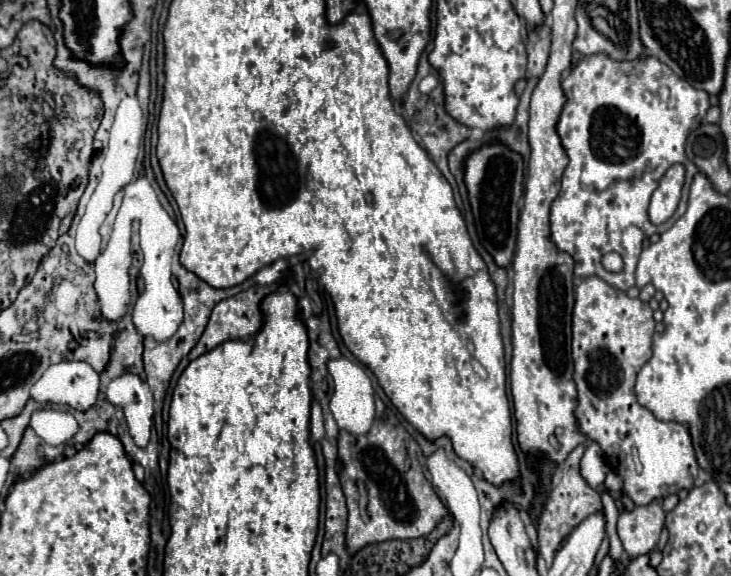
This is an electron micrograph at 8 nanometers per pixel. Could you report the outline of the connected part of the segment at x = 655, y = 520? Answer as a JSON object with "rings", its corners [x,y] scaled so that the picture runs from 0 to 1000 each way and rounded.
{"rings":[[[841,866],[841,875],[847,885],[844,925],[855,960],[860,967],[871,967],[896,953],[910,911],[904,870],[891,870],[888,877],[869,880],[866,887],[858,887],[845,866]]]}

